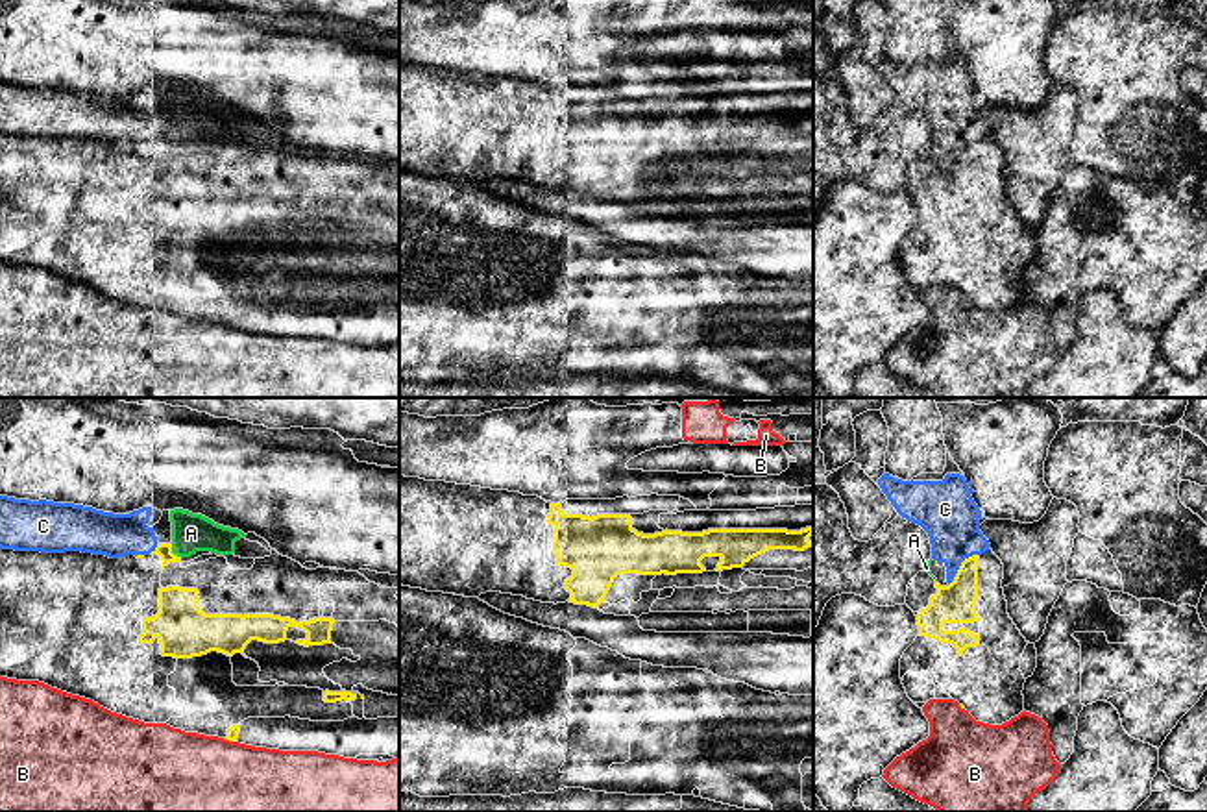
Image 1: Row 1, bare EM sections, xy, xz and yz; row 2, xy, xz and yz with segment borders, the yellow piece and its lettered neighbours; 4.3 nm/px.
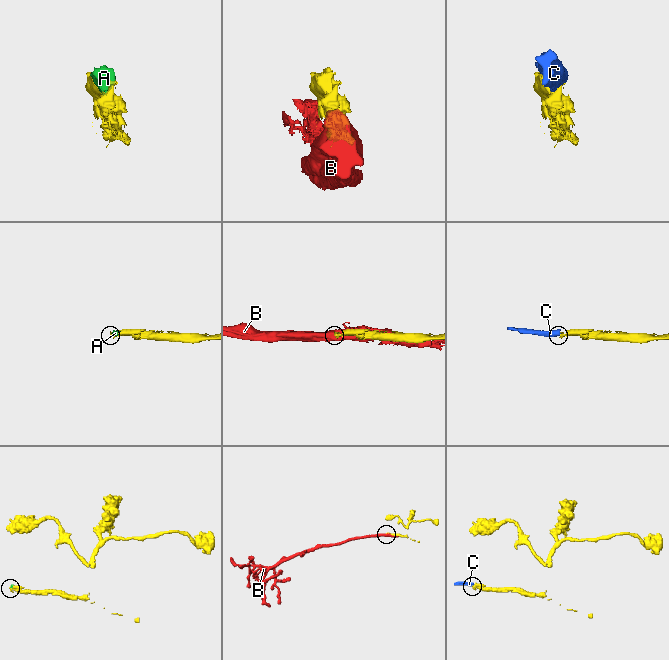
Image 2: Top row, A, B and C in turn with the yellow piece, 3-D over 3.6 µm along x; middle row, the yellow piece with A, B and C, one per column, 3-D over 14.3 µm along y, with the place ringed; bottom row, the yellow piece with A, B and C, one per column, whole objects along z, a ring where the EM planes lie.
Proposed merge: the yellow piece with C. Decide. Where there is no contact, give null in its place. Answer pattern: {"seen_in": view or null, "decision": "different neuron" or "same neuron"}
{"seen_in": "yz", "decision": "different neuron"}

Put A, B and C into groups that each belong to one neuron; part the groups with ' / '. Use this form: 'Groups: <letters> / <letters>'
Groups: A C / B

